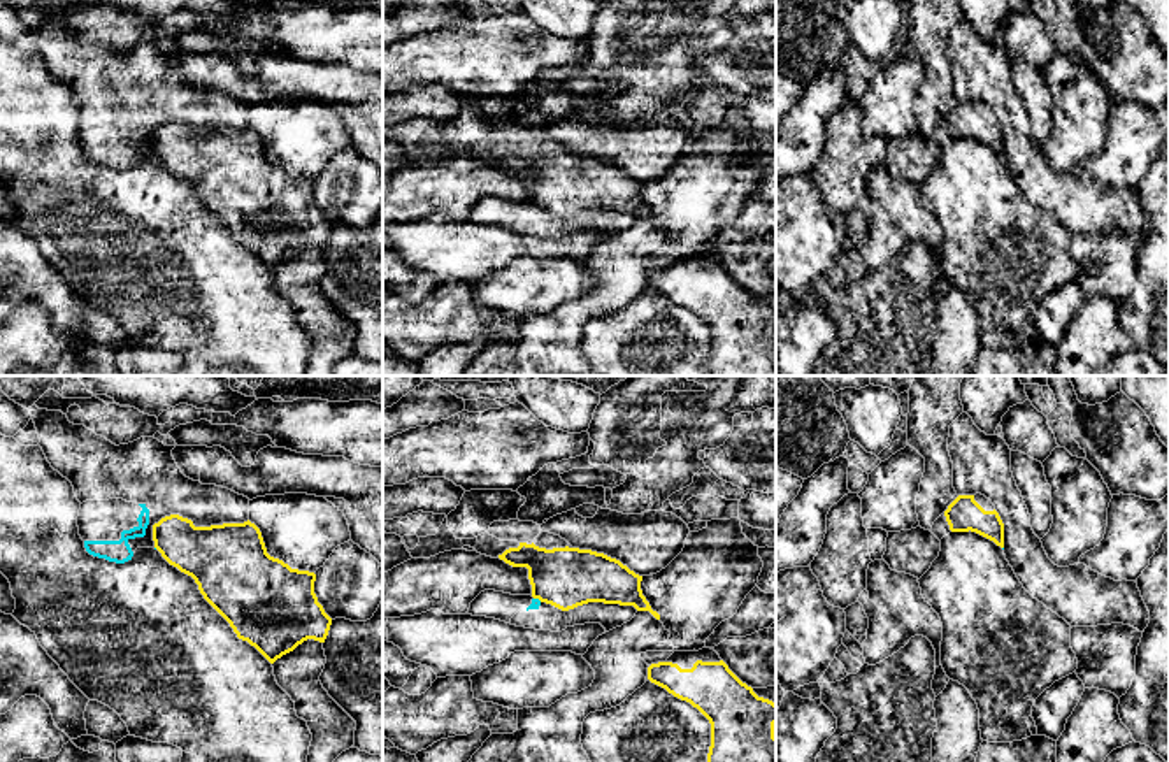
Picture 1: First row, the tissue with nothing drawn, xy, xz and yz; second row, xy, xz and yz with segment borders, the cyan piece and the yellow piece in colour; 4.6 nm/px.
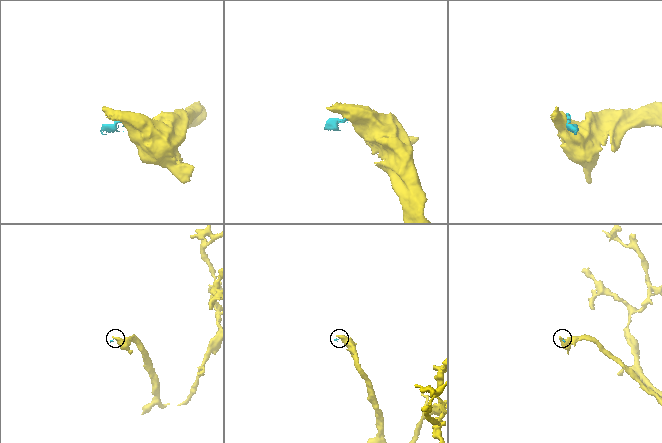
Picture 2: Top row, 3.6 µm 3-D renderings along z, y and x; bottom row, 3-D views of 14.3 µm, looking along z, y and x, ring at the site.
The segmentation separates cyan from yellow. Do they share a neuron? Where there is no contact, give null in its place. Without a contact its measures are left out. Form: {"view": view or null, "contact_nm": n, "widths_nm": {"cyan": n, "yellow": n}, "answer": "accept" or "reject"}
{"view": "xz", "contact_nm": 40, "widths_nm": {"cyan": 50, "yellow": 280}, "answer": "reject"}

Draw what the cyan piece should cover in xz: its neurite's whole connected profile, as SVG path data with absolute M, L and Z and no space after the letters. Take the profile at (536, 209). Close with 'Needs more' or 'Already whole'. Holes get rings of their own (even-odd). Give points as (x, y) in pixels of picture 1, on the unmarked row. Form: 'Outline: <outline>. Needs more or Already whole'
Outline: M495 197L481 198L469 214L472 223L495 225L516 234L562 239L567 234L600 230L606 239L635 223L634 212L588 209L569 218L541 209L532 202L511 202Z. Needs more

